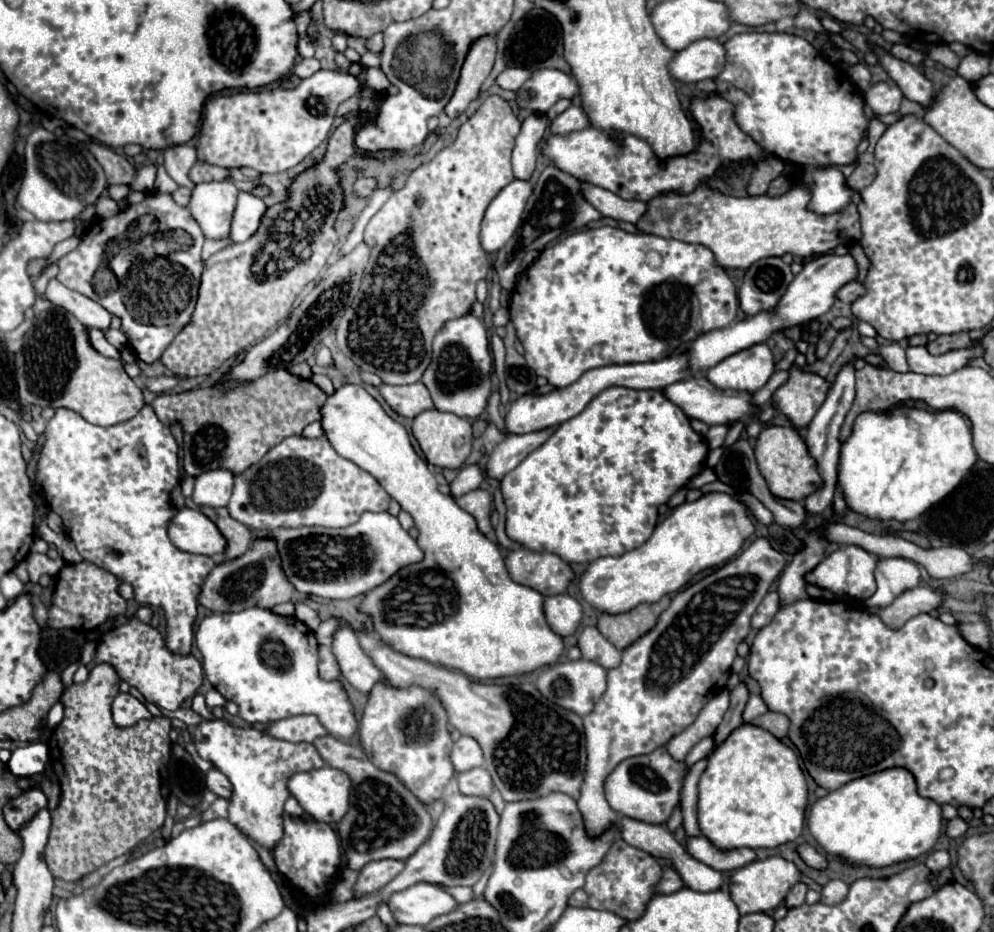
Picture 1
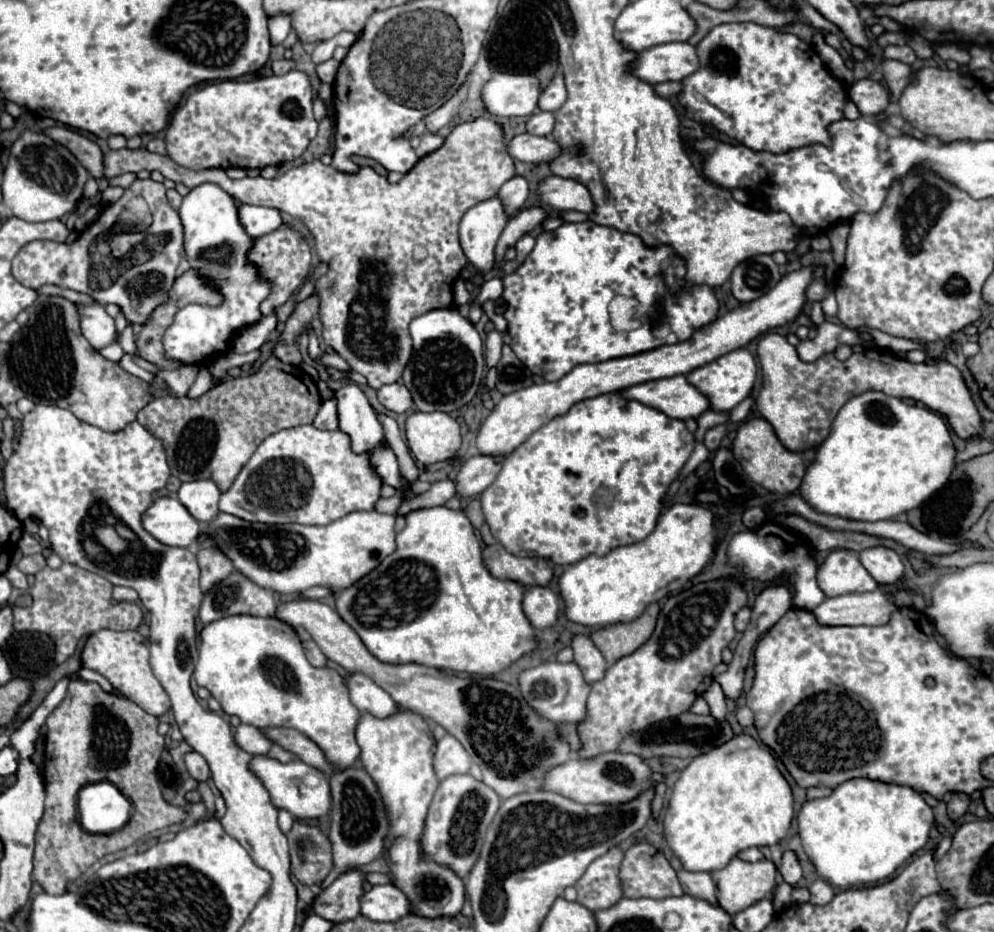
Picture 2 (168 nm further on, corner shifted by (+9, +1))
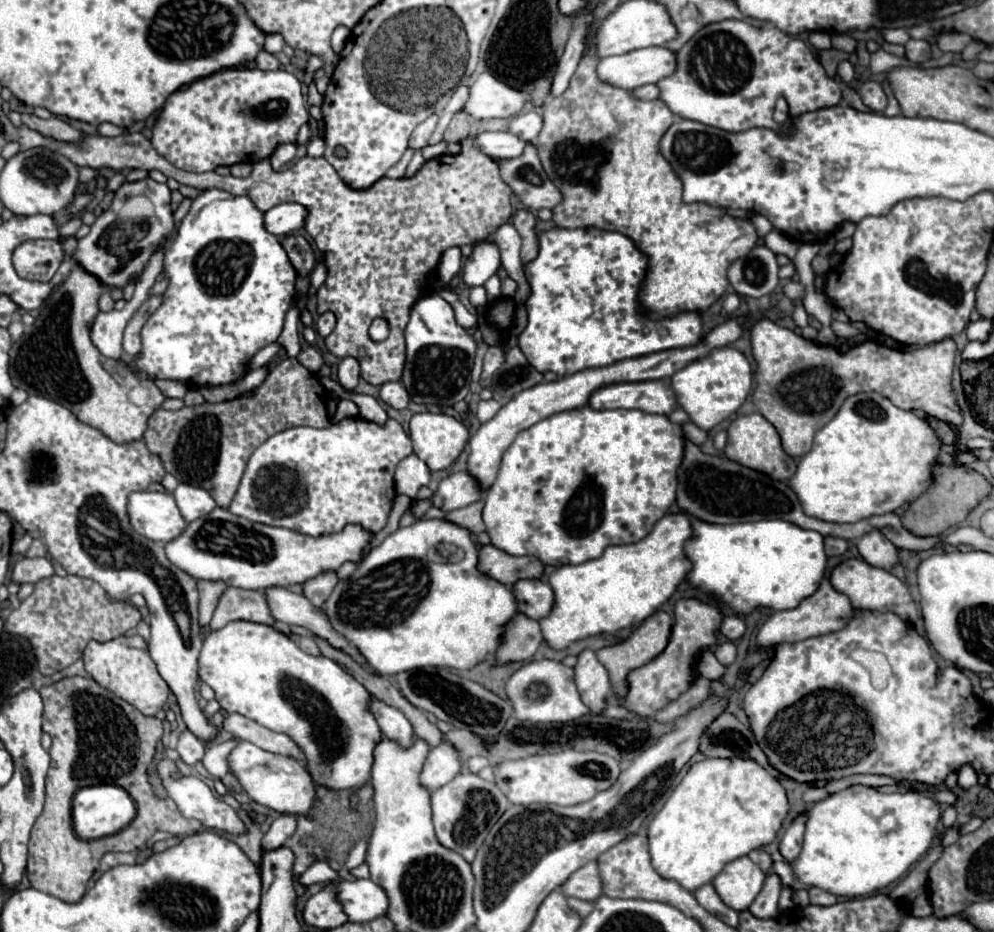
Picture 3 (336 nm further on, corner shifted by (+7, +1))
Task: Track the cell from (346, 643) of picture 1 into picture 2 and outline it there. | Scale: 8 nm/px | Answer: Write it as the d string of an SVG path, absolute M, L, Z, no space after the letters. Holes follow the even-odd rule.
M349 673L347 687L351 703L361 713L371 713L375 717L389 717L399 709L397 703L377 683L367 679L367 675Z

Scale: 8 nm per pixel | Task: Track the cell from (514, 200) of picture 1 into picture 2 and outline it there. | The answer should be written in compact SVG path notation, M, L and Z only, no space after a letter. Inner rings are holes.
M491 197L477 203L463 215L463 239L461 247L471 265L481 273L493 269L493 249L507 225L507 213L499 197Z

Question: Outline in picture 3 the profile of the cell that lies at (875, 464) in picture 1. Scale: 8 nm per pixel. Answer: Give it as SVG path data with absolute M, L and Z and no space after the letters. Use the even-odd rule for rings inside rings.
M857 393L841 405L837 415L823 429L817 431L811 451L799 459L789 485L797 491L805 515L833 523L855 523L869 515L891 513L917 499L917 495L931 485L931 465L935 463L939 445L931 425L913 411L897 409L879 393Z

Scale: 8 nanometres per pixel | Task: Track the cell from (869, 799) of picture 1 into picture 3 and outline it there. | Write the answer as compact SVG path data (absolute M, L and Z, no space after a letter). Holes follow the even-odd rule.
M851 787L829 795L809 809L805 841L799 857L789 863L797 881L809 887L821 887L837 897L867 897L907 873L907 869L923 855L933 843L937 823L941 819L939 805L915 791L909 793L879 793L873 787Z

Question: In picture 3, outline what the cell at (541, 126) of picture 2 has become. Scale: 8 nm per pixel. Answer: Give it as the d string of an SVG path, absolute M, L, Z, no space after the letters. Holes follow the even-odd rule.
M529 111L529 113L519 113L509 119L509 131L517 135L521 141L533 141L543 127L543 119L539 113Z

